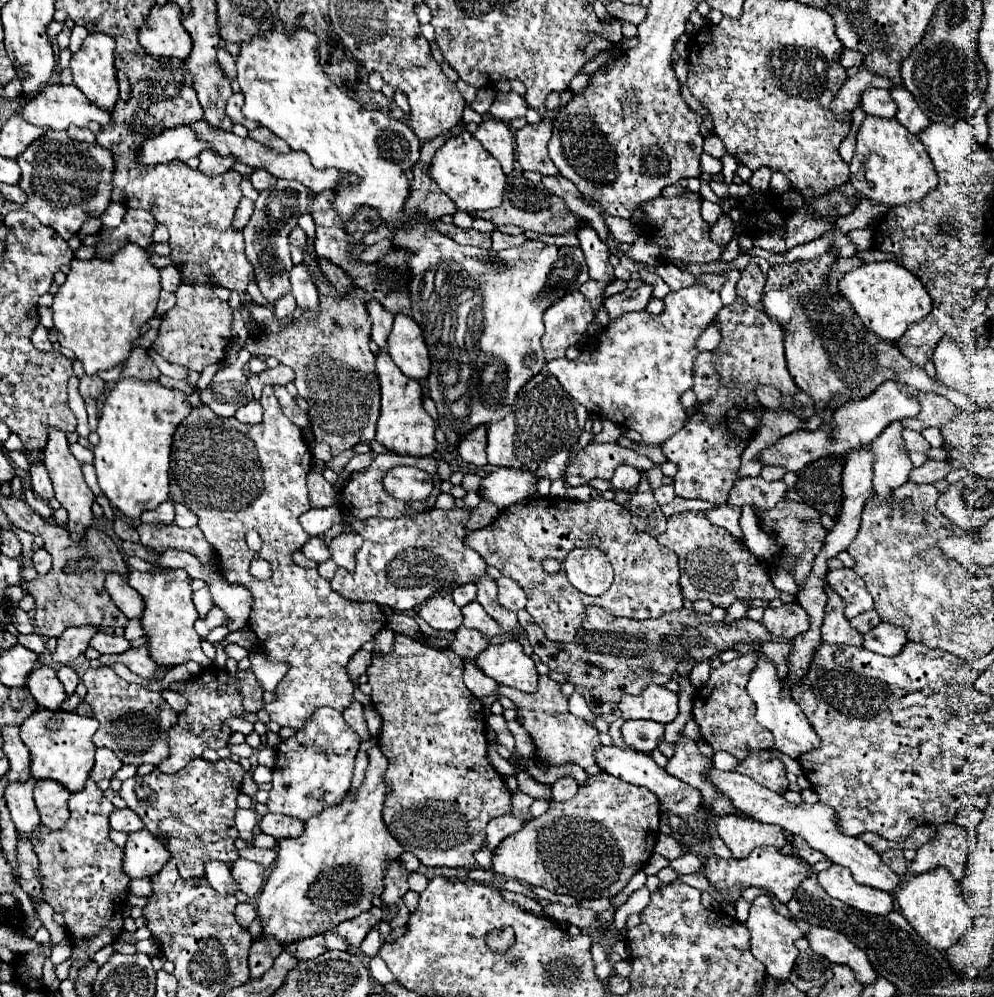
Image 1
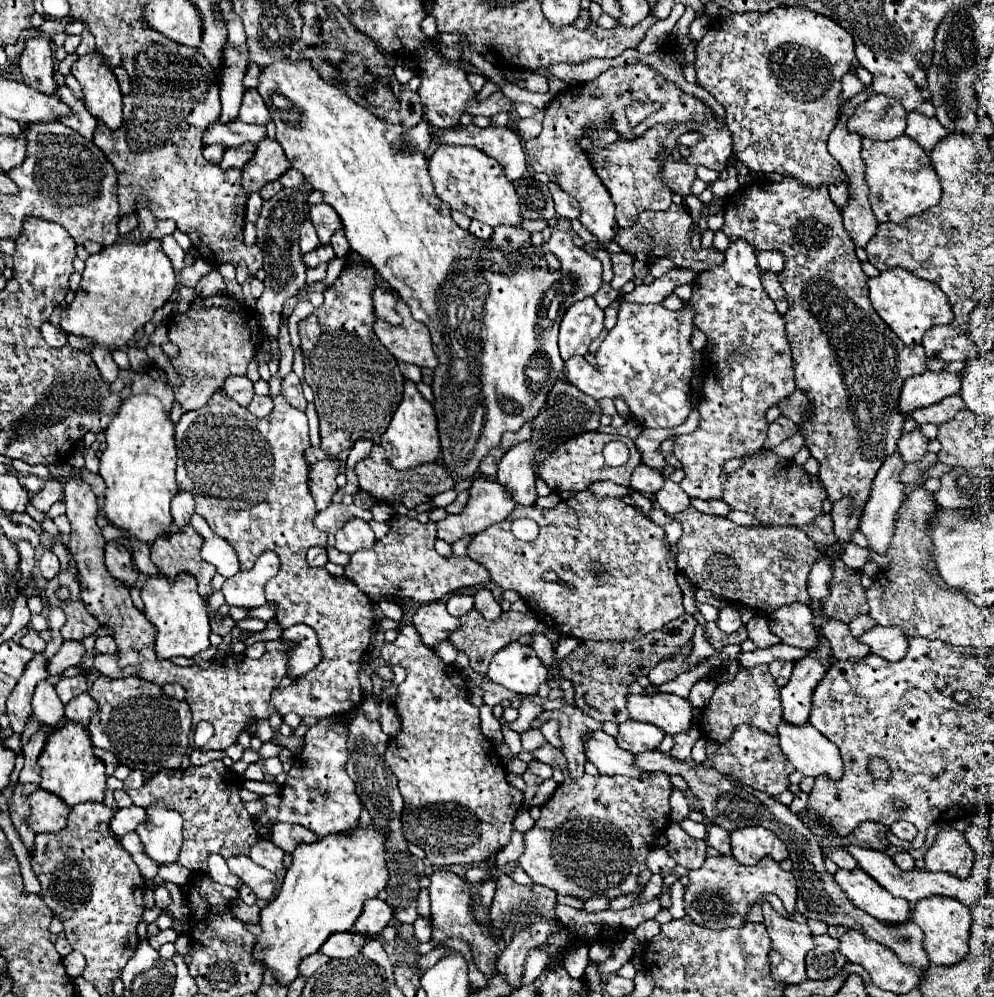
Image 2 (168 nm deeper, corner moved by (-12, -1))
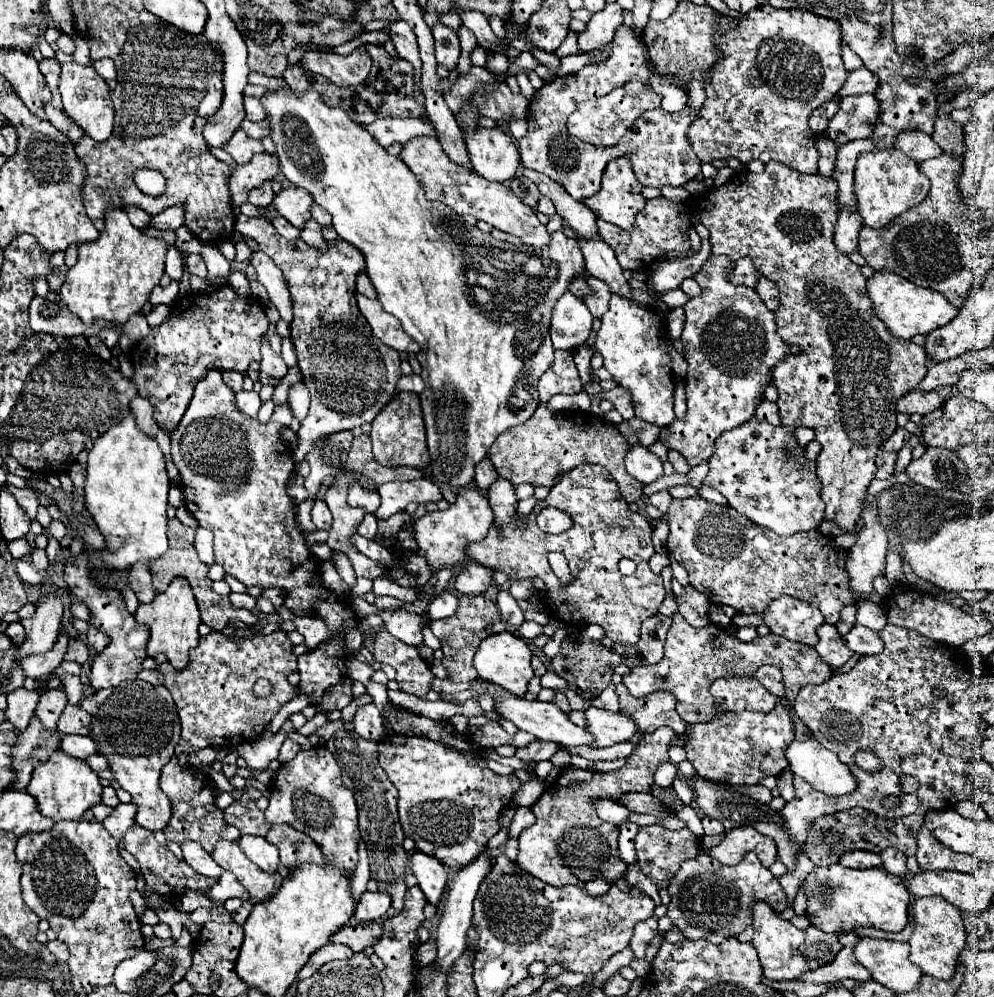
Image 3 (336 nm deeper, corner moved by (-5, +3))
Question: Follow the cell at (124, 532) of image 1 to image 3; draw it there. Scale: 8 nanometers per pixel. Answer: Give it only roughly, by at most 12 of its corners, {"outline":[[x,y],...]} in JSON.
{"outline":[[144,563],[130,567],[130,587],[138,601],[150,603],[156,591]]}

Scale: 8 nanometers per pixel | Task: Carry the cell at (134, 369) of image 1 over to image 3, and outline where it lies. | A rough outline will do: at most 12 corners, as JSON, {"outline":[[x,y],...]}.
{"outline":[[136,397],[130,409],[148,435],[158,433],[150,397]]}

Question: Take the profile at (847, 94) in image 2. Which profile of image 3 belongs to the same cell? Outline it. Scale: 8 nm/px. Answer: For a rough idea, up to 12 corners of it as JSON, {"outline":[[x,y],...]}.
{"outline":[[836,97],[822,103],[810,117],[810,129],[824,133],[838,111]]}

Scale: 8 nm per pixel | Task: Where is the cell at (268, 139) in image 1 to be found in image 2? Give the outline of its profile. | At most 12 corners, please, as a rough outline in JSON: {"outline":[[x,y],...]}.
{"outline":[[263,139],[243,167],[245,195],[277,181],[289,167],[281,145]]}

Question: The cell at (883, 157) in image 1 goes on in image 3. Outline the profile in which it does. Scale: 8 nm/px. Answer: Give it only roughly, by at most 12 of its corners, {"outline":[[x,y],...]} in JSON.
{"outline":[[896,147],[856,163],[864,225],[888,225],[922,203],[930,181]]}

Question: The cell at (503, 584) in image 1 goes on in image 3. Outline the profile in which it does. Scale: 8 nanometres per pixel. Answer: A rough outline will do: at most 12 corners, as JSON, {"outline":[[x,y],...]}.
{"outline":[[500,591],[496,603],[512,629],[524,621],[524,613],[508,591]]}

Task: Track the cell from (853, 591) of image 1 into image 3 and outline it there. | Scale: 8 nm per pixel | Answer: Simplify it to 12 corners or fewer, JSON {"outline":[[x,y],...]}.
{"outline":[[674,499],[668,551],[710,603],[854,605],[848,551]]}

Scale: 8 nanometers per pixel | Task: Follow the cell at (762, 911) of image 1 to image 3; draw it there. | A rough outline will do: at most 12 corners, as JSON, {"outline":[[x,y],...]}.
{"outline":[[766,901],[754,905],[752,945],[772,981],[808,971],[802,929]]}

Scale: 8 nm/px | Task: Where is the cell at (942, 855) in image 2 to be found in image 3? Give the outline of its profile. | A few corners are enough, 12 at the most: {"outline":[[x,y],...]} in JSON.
{"outline":[[924,825],[918,833],[922,871],[970,873],[978,859],[942,845]]}

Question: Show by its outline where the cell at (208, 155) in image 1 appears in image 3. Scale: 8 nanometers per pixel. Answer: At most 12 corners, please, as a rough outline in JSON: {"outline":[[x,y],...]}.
{"outline":[[238,129],[222,149],[238,165],[246,165],[262,143]]}

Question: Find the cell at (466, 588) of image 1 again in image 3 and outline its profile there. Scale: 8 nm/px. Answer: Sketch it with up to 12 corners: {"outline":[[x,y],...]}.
{"outline":[[442,593],[430,603],[430,619],[446,619],[458,611],[458,597]]}

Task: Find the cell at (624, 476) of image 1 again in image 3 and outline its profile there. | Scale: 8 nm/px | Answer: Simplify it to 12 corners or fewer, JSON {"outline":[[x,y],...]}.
{"outline":[[634,445],[626,471],[640,483],[662,477],[662,461],[646,447]]}

